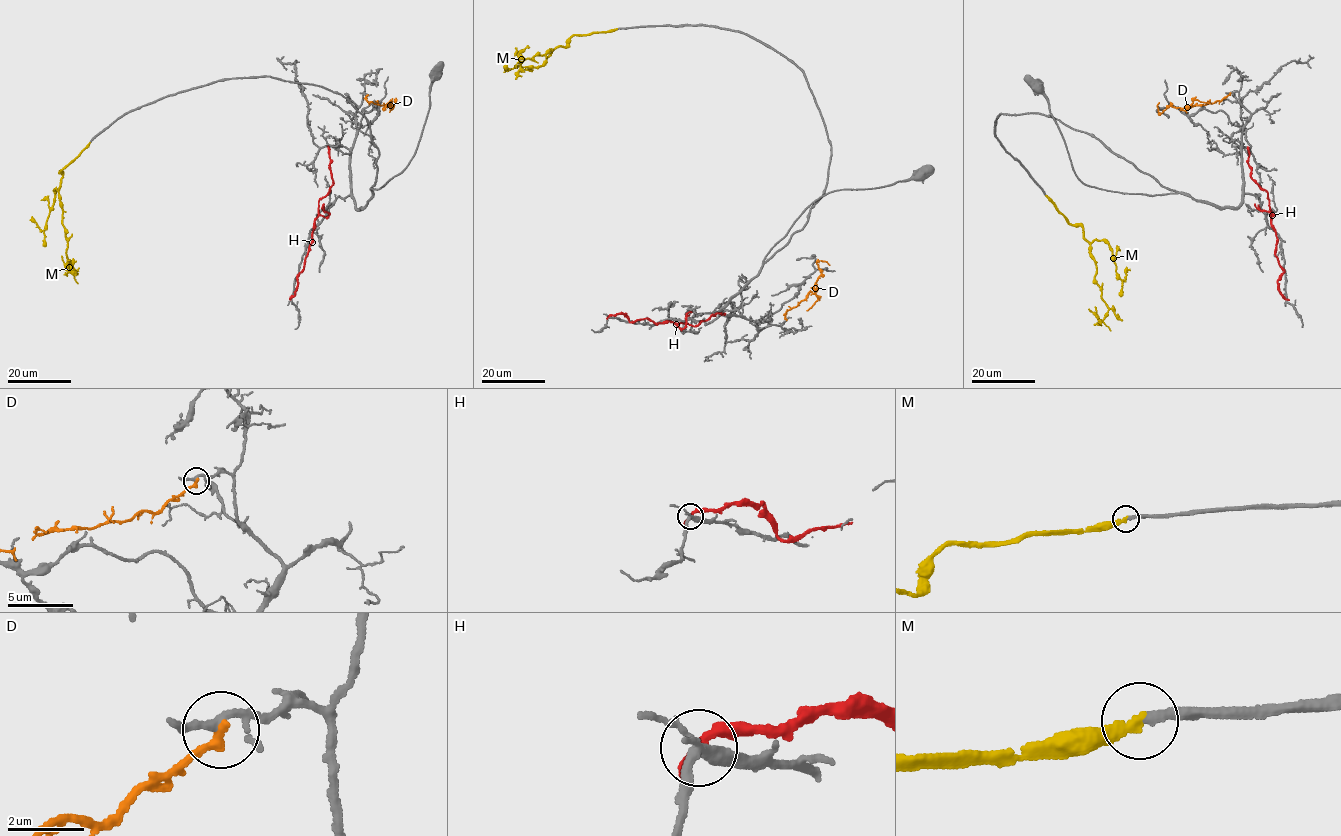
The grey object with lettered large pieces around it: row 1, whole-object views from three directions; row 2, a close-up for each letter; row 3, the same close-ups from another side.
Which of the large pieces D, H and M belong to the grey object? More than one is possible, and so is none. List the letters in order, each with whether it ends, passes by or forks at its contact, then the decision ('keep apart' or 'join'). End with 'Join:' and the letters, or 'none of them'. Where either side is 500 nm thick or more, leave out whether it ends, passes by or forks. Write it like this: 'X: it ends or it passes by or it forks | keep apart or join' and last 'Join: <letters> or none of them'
D: it ends | keep apart
H: it ends | keep apart
M: it ends | join
Join: M

